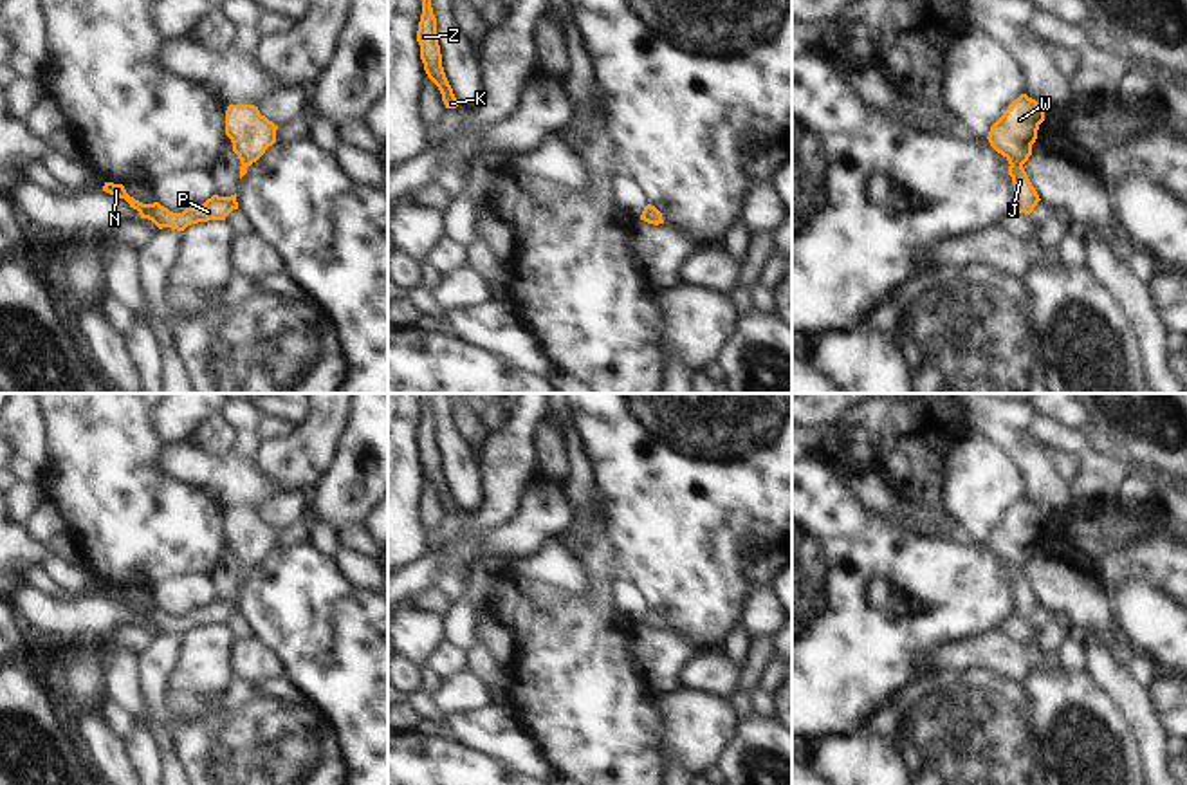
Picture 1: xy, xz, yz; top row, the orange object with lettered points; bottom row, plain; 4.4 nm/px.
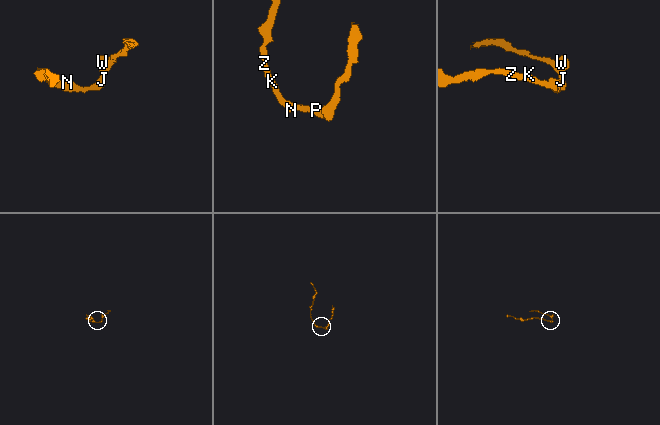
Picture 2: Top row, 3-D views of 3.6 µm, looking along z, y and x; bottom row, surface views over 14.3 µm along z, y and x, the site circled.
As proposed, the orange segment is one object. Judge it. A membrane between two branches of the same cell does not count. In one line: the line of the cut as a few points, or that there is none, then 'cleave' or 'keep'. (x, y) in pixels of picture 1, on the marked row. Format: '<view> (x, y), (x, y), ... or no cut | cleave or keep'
no cut | keep

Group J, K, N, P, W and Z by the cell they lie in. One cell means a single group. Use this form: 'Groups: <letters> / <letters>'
Groups: J K N P W Z

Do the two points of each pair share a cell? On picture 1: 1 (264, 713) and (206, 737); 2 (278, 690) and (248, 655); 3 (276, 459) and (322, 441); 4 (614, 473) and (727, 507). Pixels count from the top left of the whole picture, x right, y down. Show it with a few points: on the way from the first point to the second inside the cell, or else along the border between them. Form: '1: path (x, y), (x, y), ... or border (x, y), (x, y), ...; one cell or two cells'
1: path (249, 728), (240, 737), (220, 737); one cell
2: border (282, 675), (269, 677), (258, 686), (235, 679); two cells
3: path (287, 455), (302, 455), (311, 446); one cell
4: path (643, 473), (693, 473), (699, 479); one cell

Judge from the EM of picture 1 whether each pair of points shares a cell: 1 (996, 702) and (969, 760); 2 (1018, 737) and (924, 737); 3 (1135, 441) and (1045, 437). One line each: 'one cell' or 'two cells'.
1: one cell
2: one cell
3: two cells

